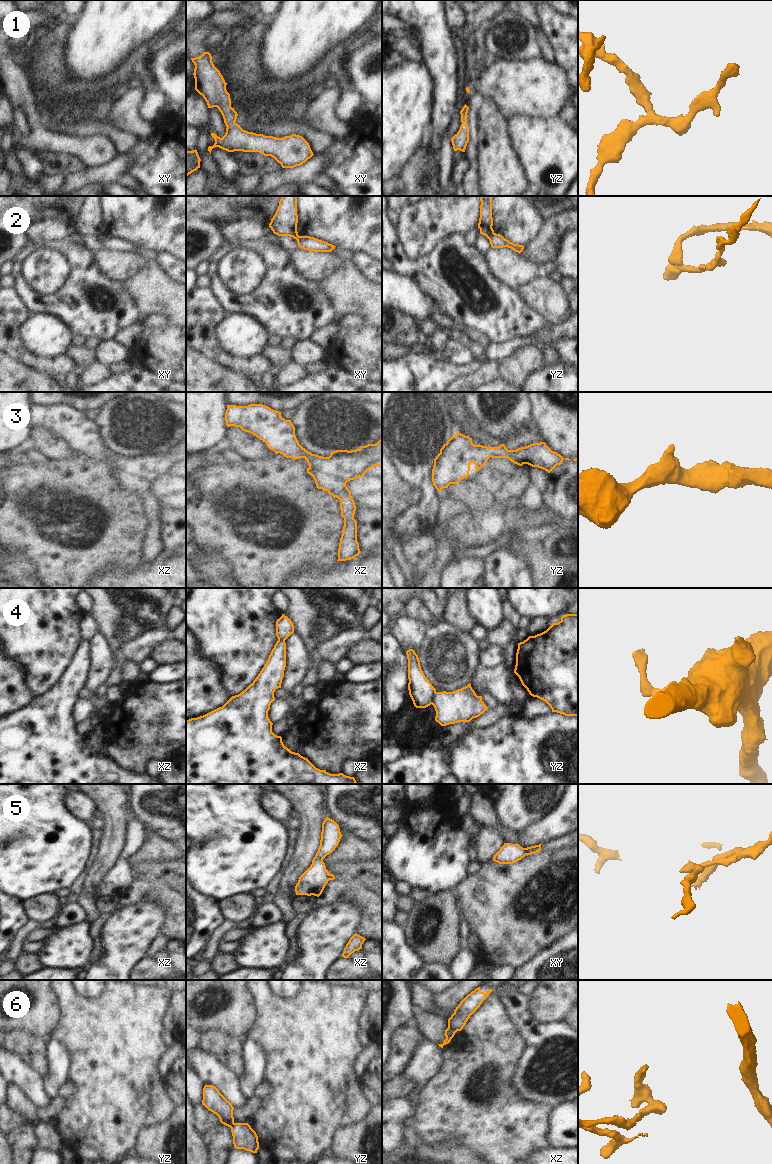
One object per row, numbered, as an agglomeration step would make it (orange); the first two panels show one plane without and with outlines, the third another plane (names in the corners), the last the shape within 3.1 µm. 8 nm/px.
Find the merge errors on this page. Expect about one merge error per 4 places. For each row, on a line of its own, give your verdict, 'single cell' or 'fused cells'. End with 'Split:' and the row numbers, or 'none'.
1: single cell
2: fused cells
3: single cell
4: fused cells
5: fused cells
6: fused cells
Split: 2, 4, 5, 6

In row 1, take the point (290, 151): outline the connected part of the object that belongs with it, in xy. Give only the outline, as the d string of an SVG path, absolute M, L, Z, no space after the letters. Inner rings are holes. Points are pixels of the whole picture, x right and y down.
M203 52L200 57L191 58L195 65L195 90L203 96L208 108L217 107L226 125L226 133L220 138L211 133L215 143L208 147L211 151L219 147L228 152L259 152L264 156L273 157L282 168L294 168L305 163L314 154L309 143L296 134L276 138L243 130L236 123L237 112L231 107L230 94L220 71L214 66L209 52Z

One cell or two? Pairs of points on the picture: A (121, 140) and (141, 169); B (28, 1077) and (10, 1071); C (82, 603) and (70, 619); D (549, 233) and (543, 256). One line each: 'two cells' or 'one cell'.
A: two cells
B: one cell
C: two cells
D: one cell

